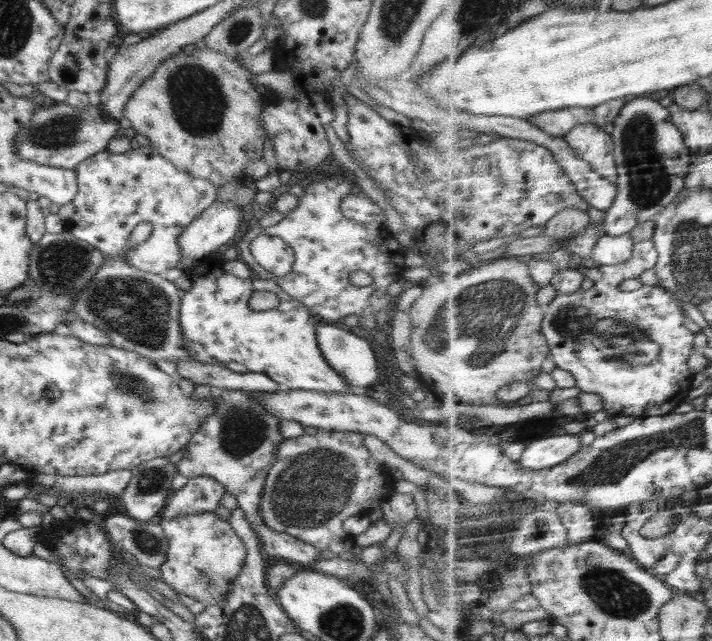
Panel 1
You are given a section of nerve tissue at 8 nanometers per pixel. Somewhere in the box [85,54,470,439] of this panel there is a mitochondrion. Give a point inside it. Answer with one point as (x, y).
(198, 102)

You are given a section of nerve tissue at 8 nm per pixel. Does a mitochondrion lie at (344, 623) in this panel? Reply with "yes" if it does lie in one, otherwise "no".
yes

